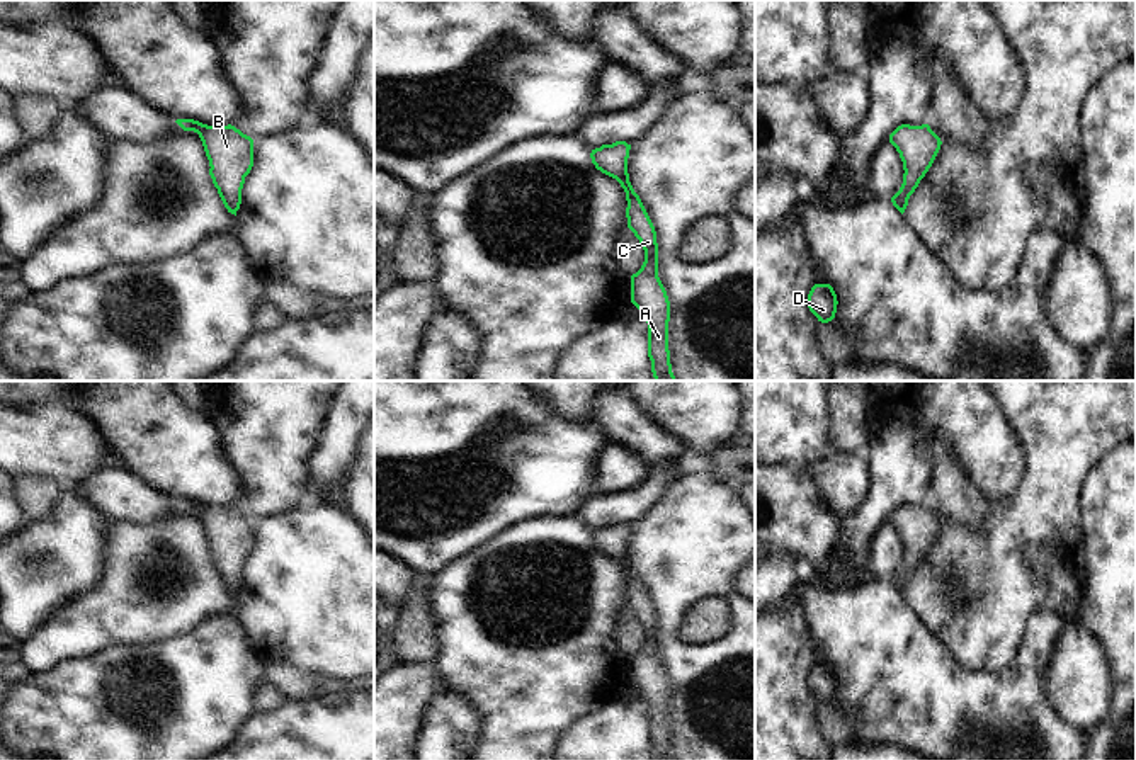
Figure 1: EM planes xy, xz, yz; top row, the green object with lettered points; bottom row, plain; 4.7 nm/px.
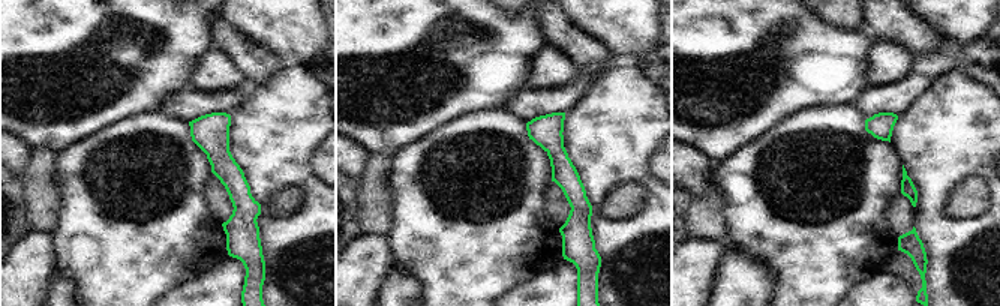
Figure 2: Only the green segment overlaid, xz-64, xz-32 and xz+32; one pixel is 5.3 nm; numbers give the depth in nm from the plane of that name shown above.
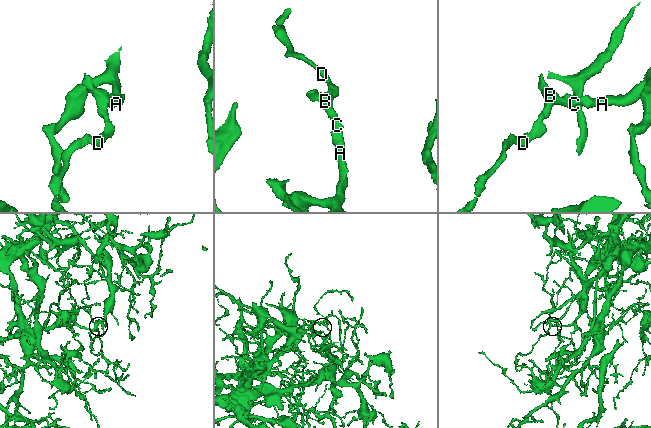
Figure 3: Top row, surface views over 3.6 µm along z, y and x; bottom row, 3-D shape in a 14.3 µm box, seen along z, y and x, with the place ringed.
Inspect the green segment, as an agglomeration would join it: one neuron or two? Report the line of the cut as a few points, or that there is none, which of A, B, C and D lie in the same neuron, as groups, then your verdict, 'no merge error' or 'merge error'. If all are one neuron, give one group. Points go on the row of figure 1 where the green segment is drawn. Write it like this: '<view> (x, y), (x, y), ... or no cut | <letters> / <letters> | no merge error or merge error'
no cut | A B C D | no merge error

